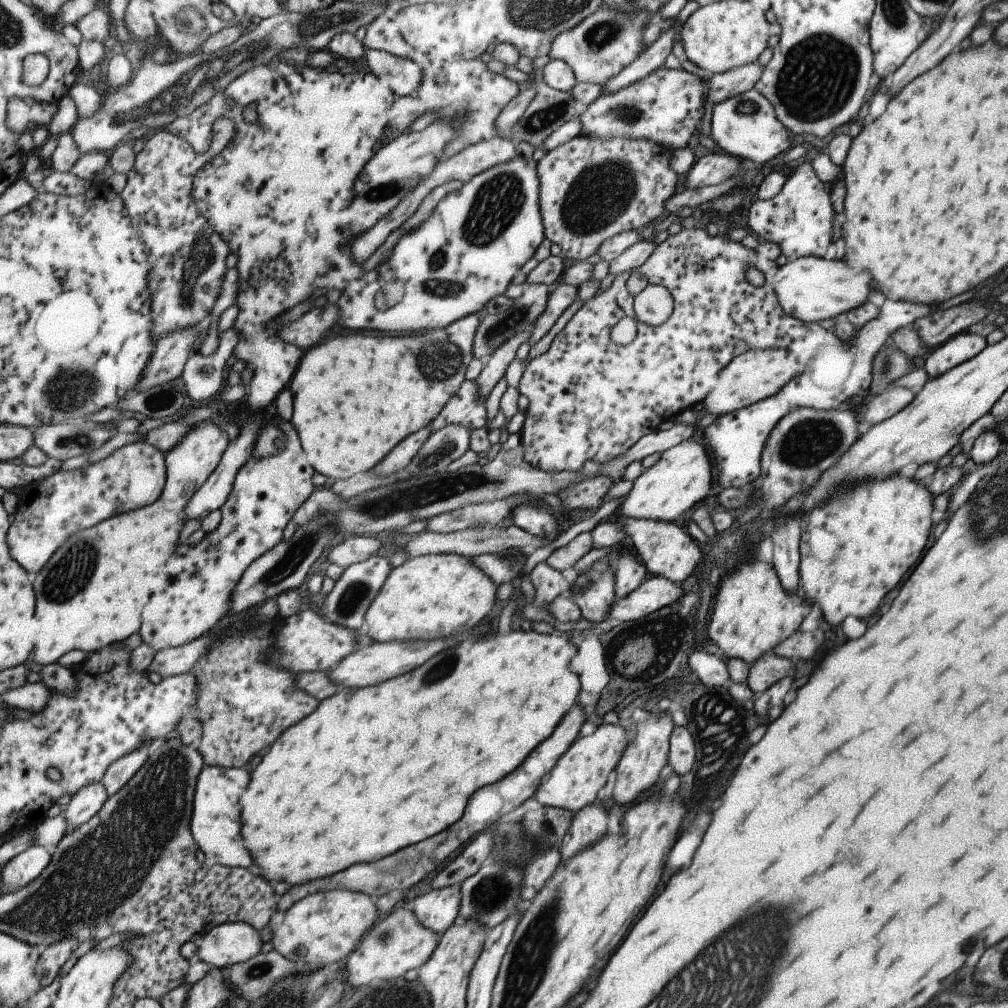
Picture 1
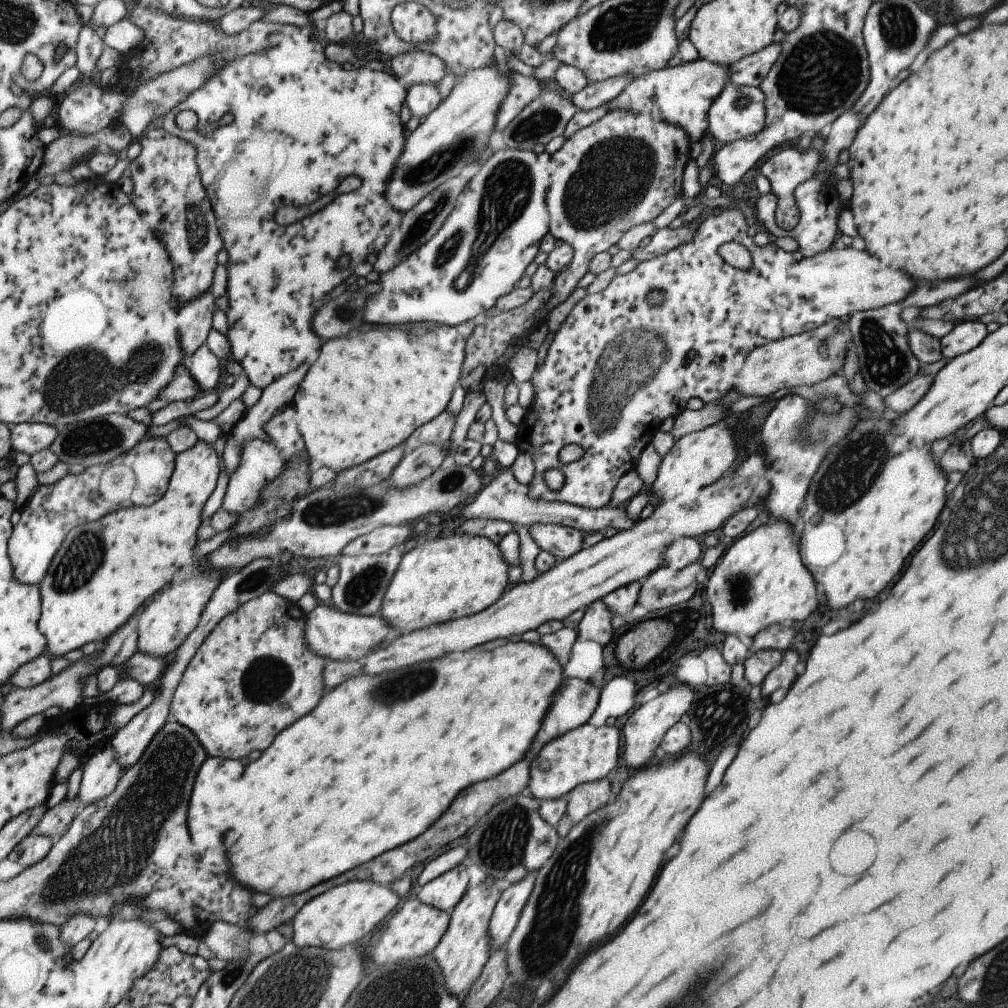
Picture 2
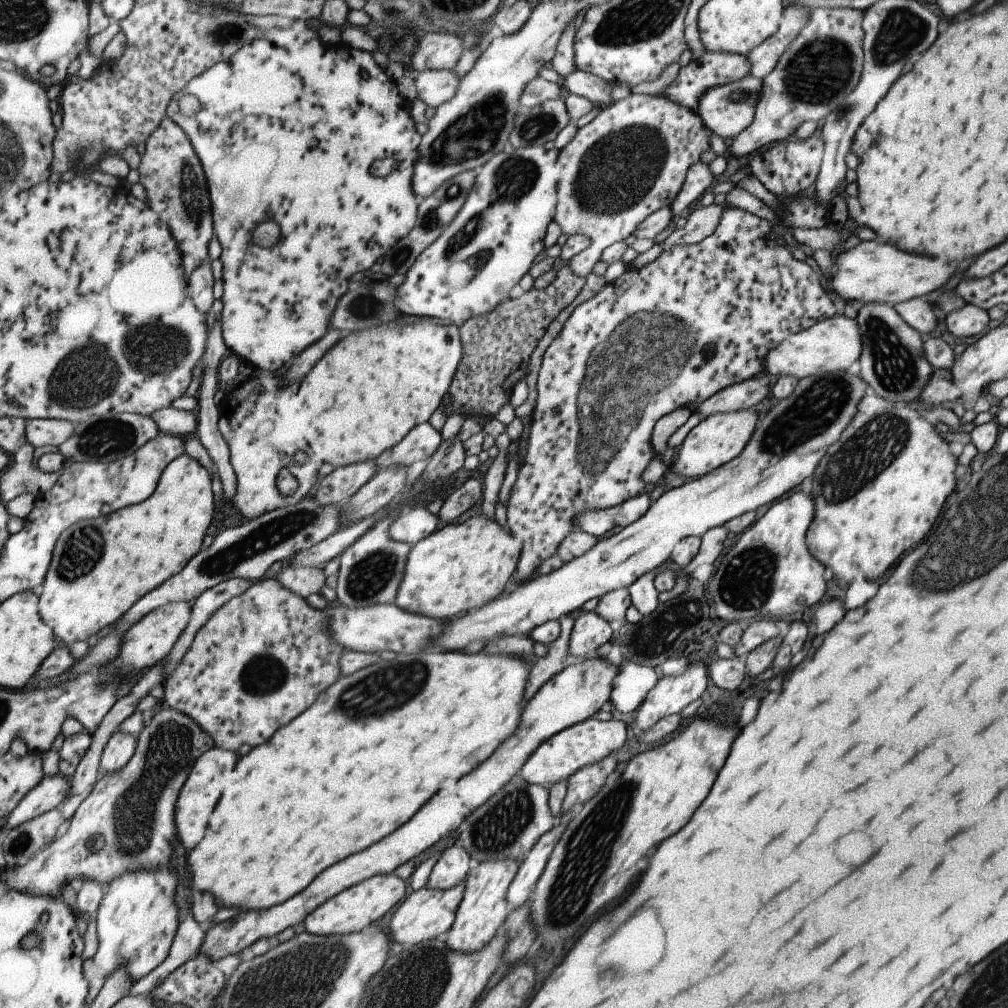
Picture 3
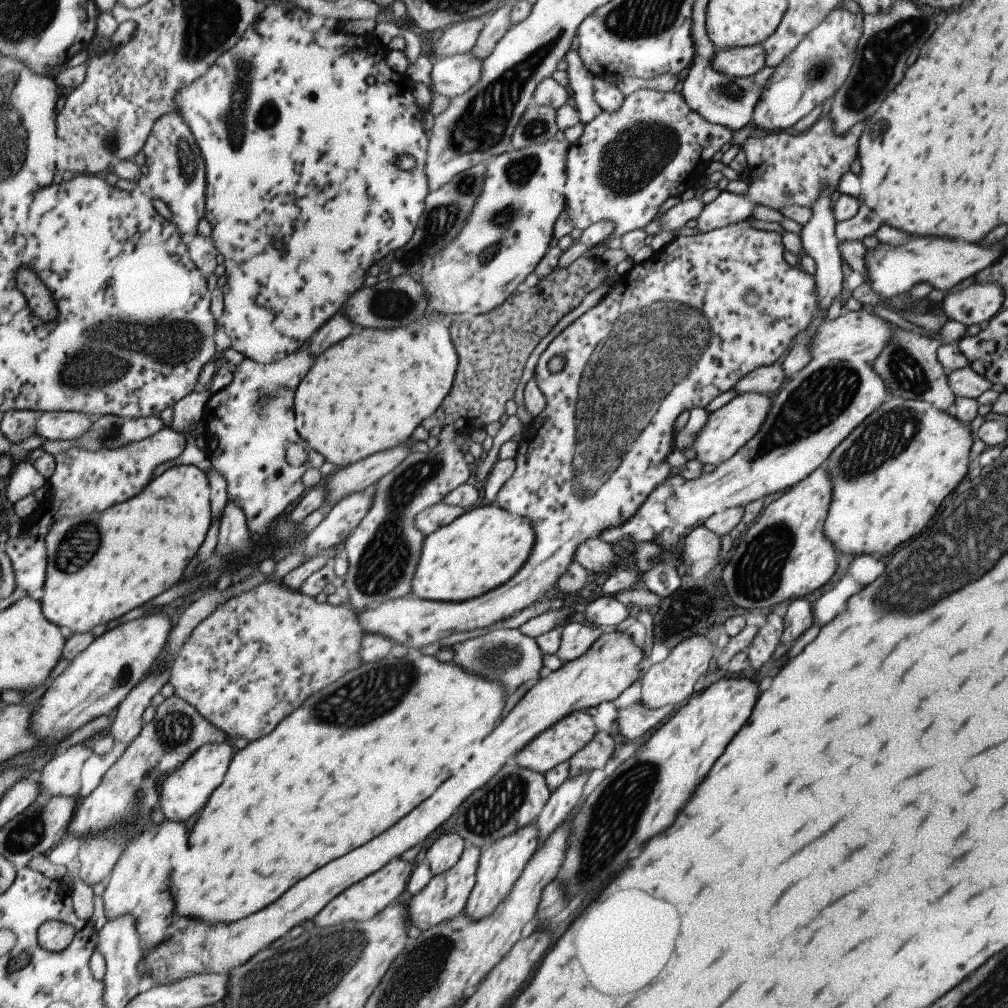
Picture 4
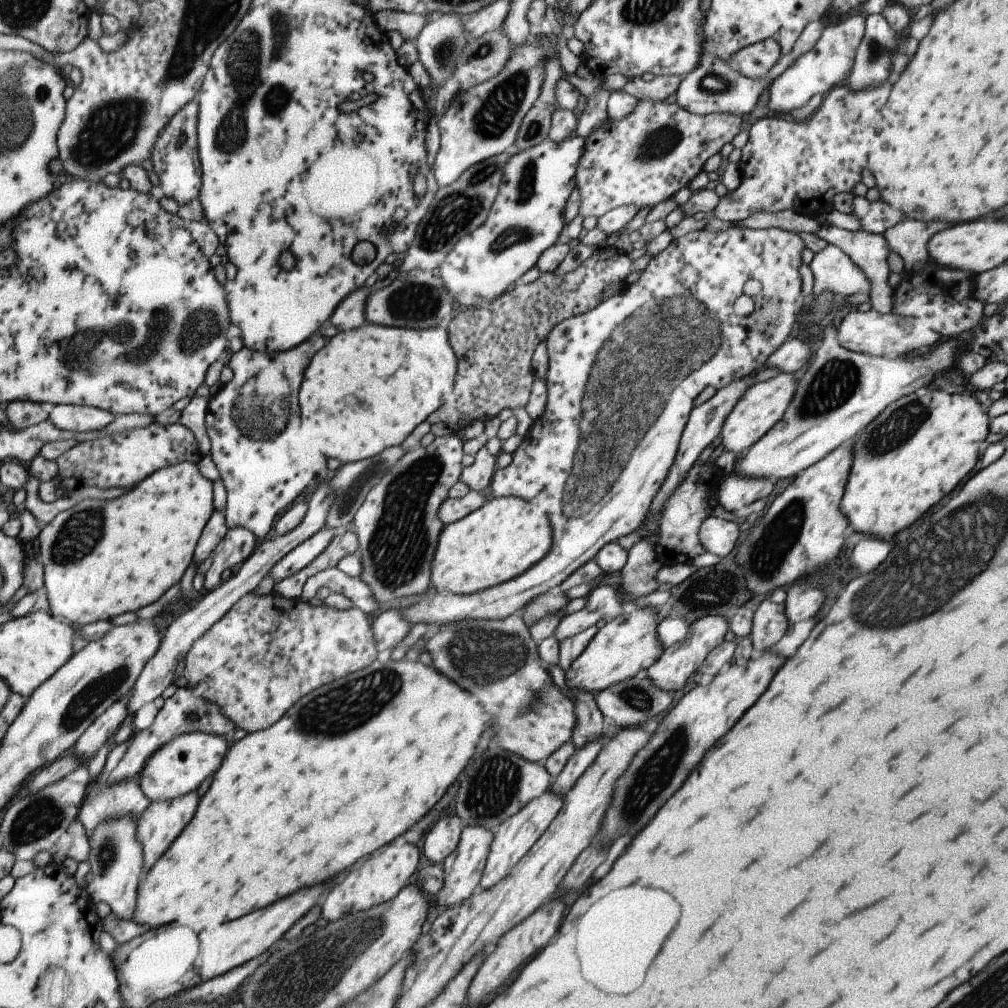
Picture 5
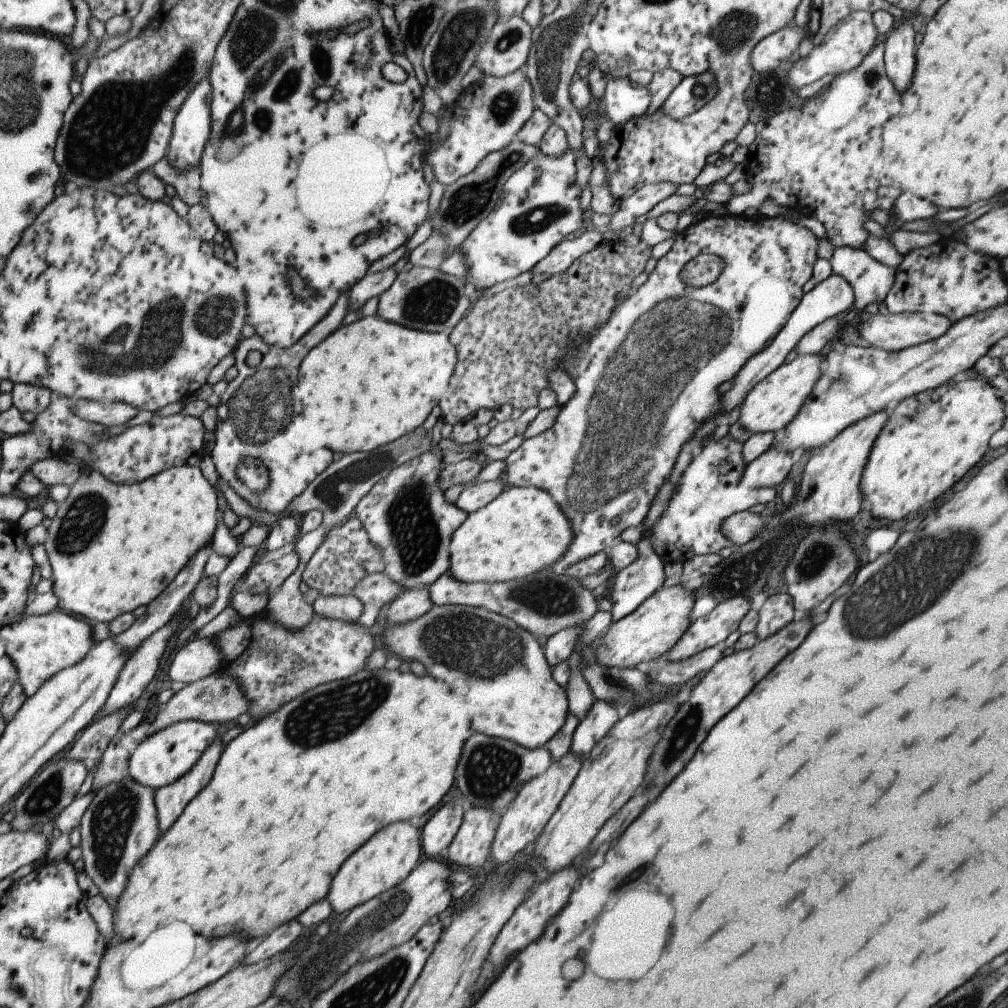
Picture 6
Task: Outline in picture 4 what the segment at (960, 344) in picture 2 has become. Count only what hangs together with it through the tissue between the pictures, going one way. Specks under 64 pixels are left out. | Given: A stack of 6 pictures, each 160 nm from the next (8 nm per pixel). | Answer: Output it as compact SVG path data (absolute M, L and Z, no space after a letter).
M972 283L962 290L947 291L940 307L947 319L961 322L965 326L985 323L1002 307L1004 292L997 283Z

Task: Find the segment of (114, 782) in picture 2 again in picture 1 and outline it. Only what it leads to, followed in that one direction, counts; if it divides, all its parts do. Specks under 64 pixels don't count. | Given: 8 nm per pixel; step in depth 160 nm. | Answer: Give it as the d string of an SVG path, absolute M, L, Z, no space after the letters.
M103 781L88 784L88 787L83 787L77 791L64 810L67 821L65 834L71 833L79 826L89 822L105 806L109 797L110 794Z

